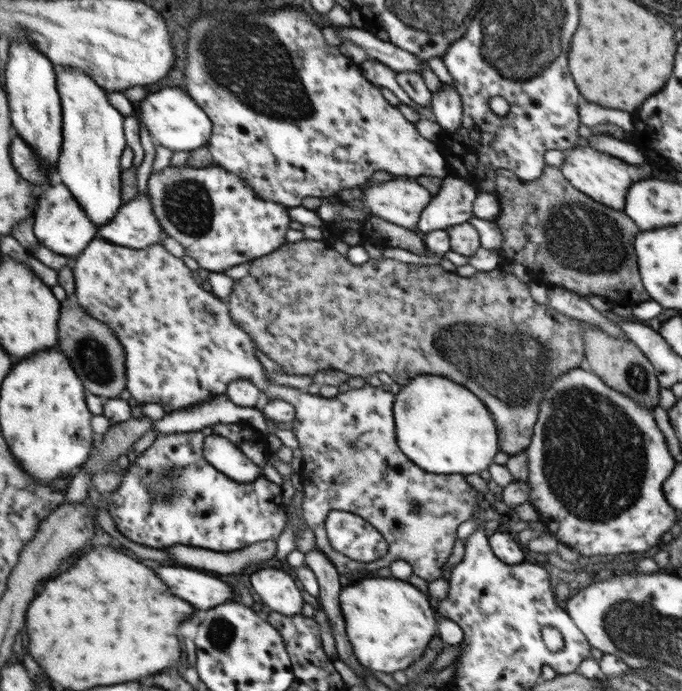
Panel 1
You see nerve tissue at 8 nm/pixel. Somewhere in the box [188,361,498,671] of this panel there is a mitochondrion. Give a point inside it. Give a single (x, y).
(215, 630)

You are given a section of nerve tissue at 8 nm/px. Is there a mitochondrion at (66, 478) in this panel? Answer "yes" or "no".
no

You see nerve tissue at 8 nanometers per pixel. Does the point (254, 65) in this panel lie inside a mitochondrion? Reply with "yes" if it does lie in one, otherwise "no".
yes

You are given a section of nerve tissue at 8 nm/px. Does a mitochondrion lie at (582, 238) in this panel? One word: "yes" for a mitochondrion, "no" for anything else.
yes

